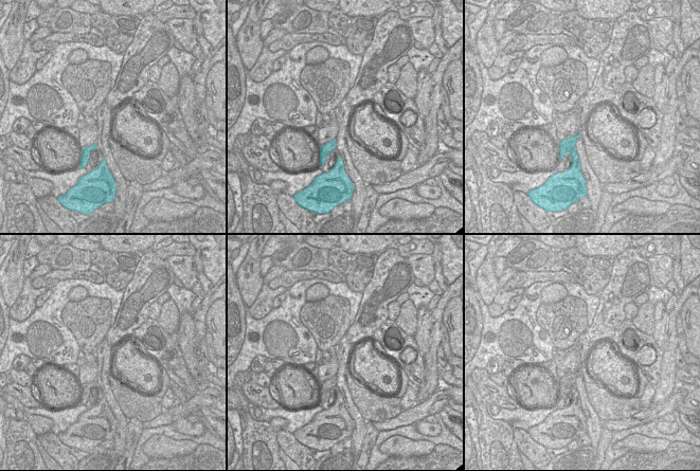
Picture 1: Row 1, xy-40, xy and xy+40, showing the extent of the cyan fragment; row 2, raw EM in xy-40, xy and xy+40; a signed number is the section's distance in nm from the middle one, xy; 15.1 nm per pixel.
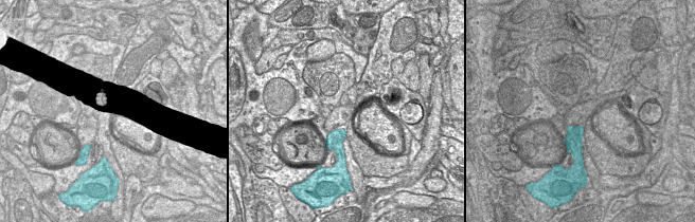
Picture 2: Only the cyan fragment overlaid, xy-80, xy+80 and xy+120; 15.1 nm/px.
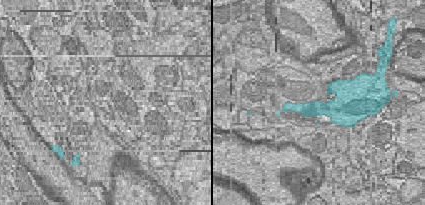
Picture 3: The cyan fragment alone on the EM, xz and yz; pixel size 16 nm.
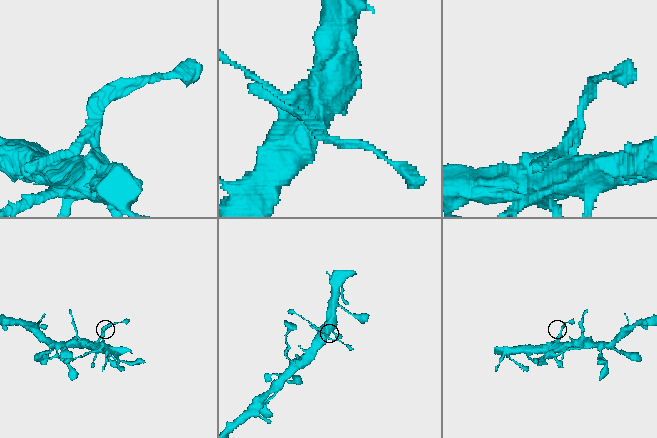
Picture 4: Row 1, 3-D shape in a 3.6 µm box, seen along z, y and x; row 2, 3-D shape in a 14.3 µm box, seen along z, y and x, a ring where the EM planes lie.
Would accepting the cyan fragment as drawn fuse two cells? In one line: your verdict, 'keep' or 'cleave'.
cleave

